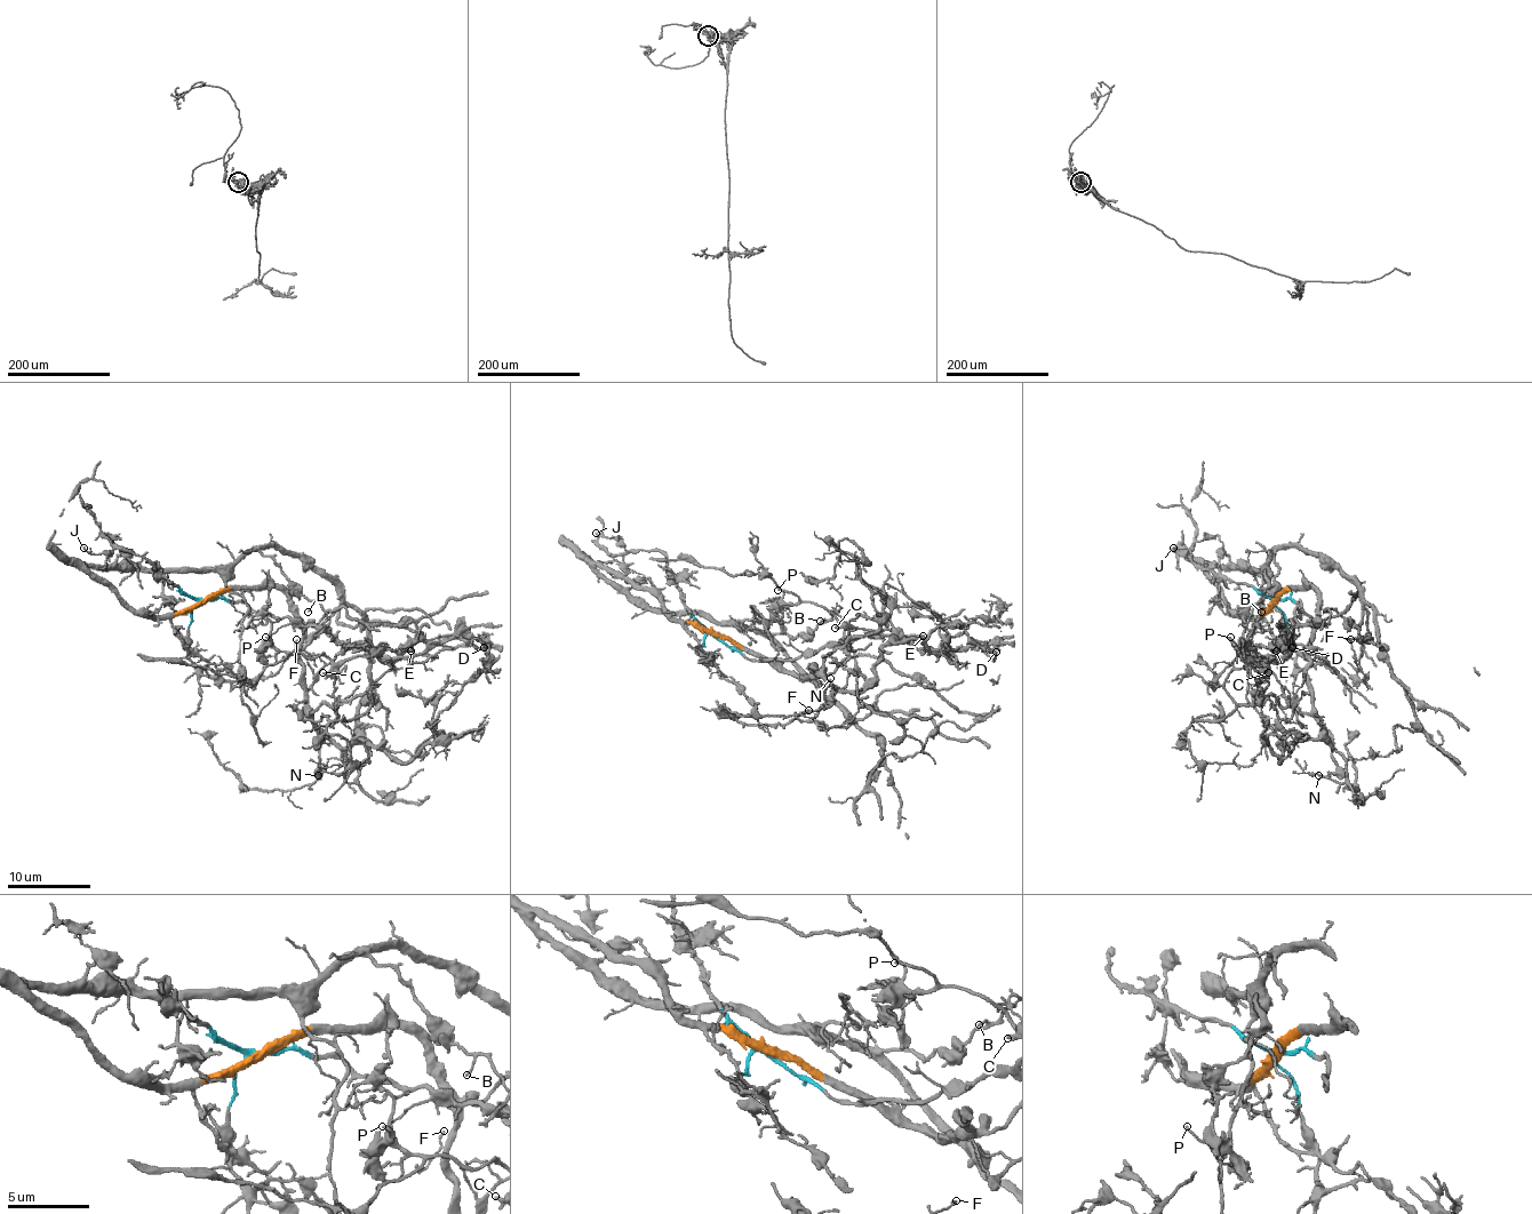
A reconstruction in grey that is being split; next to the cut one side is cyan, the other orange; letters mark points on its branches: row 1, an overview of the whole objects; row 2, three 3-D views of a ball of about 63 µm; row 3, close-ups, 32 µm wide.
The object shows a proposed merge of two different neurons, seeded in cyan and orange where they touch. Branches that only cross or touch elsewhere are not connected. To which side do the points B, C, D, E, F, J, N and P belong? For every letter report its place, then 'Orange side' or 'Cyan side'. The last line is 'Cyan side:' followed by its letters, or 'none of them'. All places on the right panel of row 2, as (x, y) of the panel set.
B: Place: (1261, 612). Orange side
C: Place: (1268, 672). Cyan side
D: Place: (1292, 647). Cyan side
E: Place: (1276, 651). Cyan side
F: Place: (1350, 639). Orange side
J: Place: (1173, 548). Cyan side
N: Place: (1318, 775). Orange side
P: Place: (1230, 637). Cyan side
Cyan side: C, D, E, J, P

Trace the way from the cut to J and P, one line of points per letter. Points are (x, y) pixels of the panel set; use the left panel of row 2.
J: (201, 601), (162, 576), (145, 560), (114, 548), (102, 553), (90, 553), (84, 548)
P: (201, 601), (247, 604), (256, 612), (324, 627), (353, 651), (336, 662), (305, 657), (272, 647), (266, 637)

